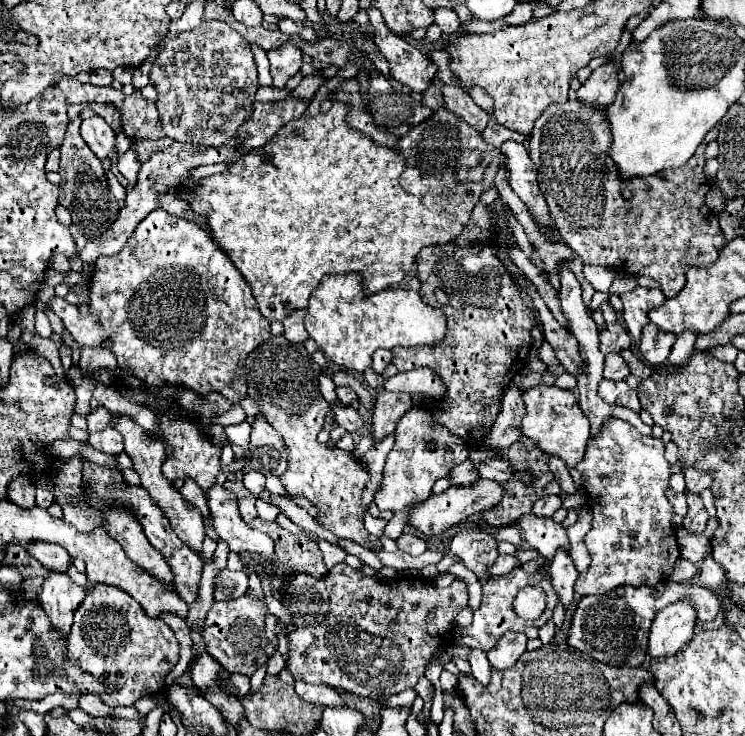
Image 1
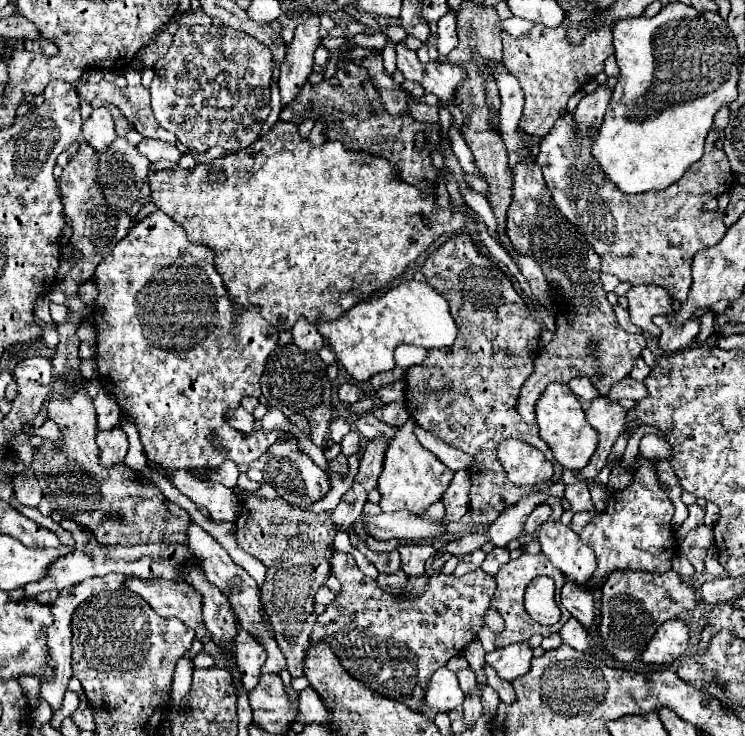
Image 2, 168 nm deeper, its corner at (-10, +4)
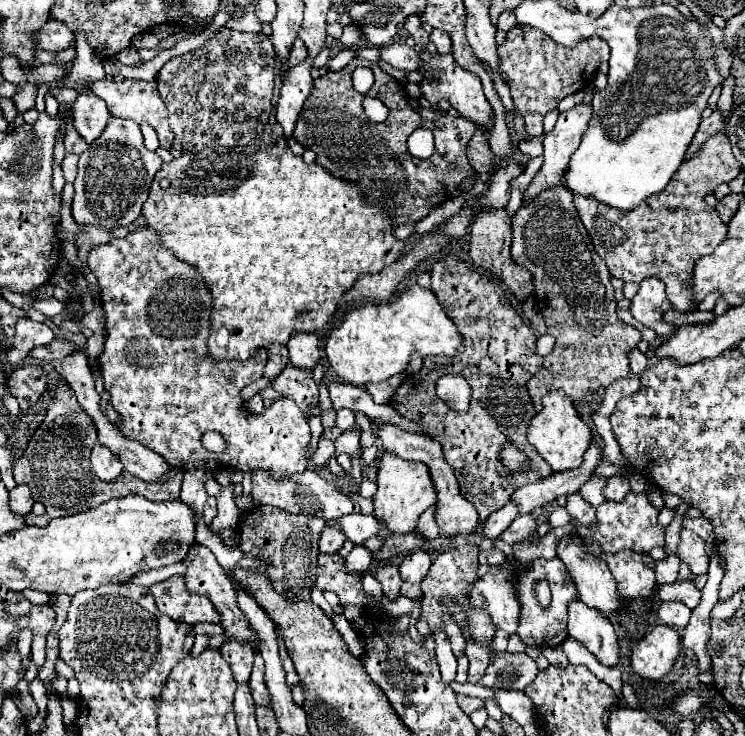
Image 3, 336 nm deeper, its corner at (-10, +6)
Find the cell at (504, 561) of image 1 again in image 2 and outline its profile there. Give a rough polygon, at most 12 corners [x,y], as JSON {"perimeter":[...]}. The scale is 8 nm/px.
{"perimeter":[[494,548],[482,570],[494,576],[510,560],[508,548]]}

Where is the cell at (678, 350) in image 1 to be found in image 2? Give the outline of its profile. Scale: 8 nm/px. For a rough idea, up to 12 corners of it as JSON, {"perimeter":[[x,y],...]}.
{"perimeter":[[714,314],[700,318],[696,342],[706,342],[714,332]]}

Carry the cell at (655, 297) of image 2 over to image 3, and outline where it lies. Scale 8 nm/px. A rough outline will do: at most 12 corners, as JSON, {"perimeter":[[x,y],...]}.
{"perimeter":[[658,278],[640,282],[630,312],[656,334],[676,328],[662,320],[670,310]]}

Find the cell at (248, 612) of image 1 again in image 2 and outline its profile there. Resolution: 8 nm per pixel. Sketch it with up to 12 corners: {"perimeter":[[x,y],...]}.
{"perimeter":[[240,626],[236,662],[246,690],[258,684],[264,648]]}

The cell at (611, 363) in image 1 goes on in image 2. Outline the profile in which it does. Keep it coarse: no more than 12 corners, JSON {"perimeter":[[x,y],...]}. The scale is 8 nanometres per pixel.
{"perimeter":[[636,358],[630,378],[644,380],[650,372],[648,364]]}

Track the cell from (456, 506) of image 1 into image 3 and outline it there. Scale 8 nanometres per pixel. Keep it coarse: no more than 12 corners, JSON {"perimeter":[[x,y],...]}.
{"perimeter":[[348,514],[336,522],[354,544],[386,530],[374,514]]}

